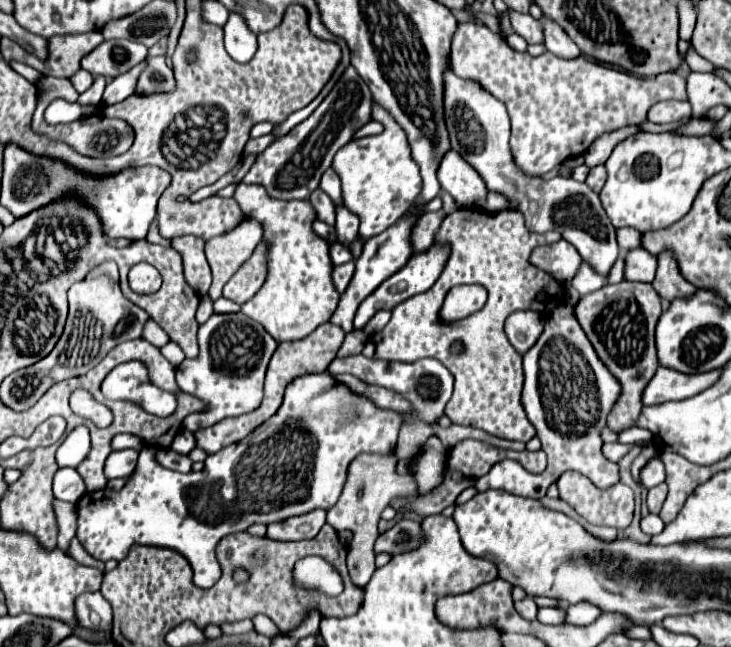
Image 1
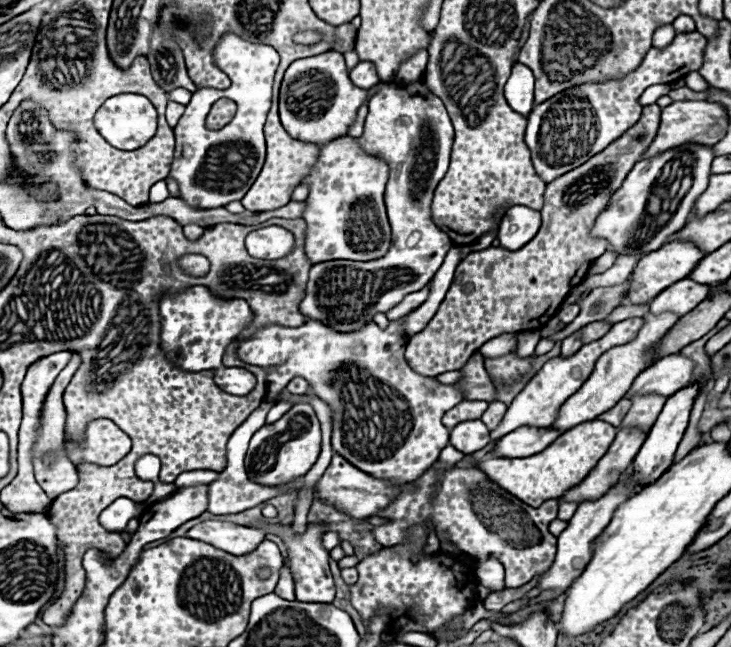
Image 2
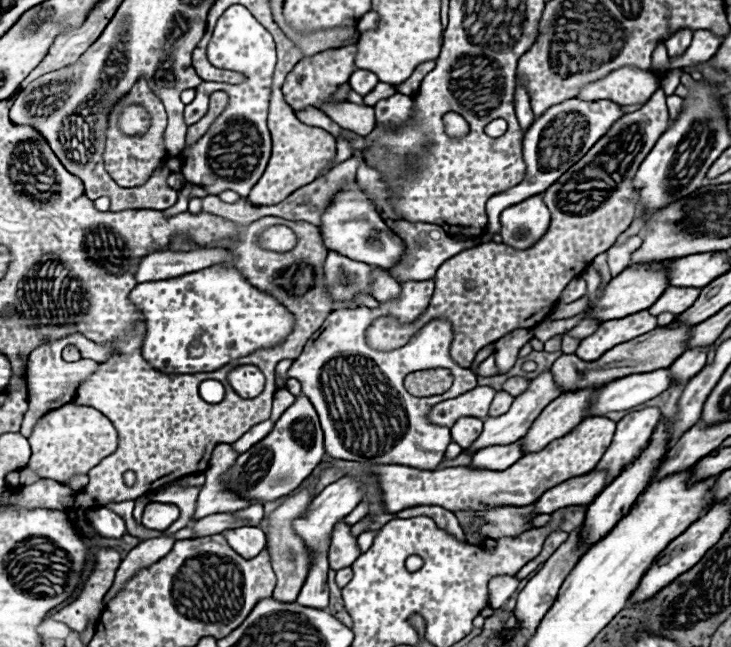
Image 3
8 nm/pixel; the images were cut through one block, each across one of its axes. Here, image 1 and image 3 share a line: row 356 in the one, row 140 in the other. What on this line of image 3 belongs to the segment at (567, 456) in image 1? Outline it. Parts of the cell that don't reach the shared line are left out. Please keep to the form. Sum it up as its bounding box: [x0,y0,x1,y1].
[516,98,624,202]

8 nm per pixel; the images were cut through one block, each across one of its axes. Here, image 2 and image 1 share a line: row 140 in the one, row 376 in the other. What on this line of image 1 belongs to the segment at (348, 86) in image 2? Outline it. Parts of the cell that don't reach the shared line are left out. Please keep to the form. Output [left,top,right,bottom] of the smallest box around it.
[76,374,402,588]

